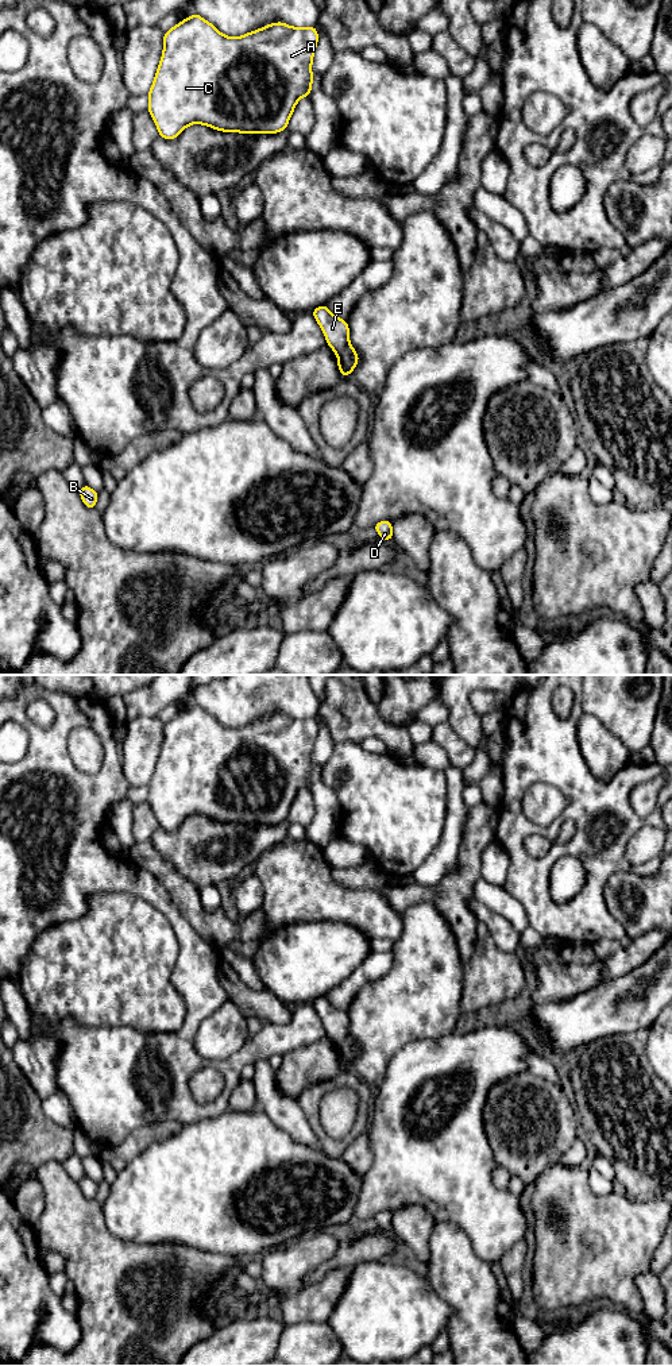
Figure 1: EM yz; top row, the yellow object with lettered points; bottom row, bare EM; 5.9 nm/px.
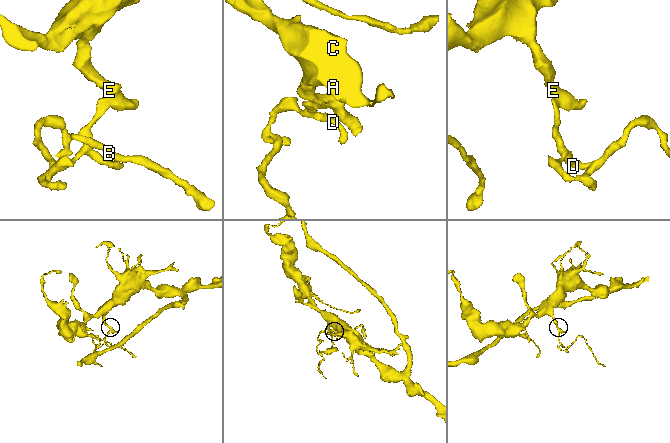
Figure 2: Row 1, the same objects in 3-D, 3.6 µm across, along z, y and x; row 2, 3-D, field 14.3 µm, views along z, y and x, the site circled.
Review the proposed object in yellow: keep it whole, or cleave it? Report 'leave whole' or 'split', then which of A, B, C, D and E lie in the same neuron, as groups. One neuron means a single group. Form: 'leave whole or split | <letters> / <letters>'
split | A B C E / D

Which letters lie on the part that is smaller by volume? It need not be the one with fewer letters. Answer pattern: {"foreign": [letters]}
{"foreign": ["D"]}

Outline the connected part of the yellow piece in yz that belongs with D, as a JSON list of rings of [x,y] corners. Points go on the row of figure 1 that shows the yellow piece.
[[[382,520],[374,525],[374,529],[381,539],[391,541],[393,540],[393,524],[389,520]]]

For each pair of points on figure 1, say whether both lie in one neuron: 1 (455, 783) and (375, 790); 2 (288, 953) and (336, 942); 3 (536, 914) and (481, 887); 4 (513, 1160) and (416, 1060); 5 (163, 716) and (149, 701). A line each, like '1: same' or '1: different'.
1: different
2: same
3: different
4: different
5: different

